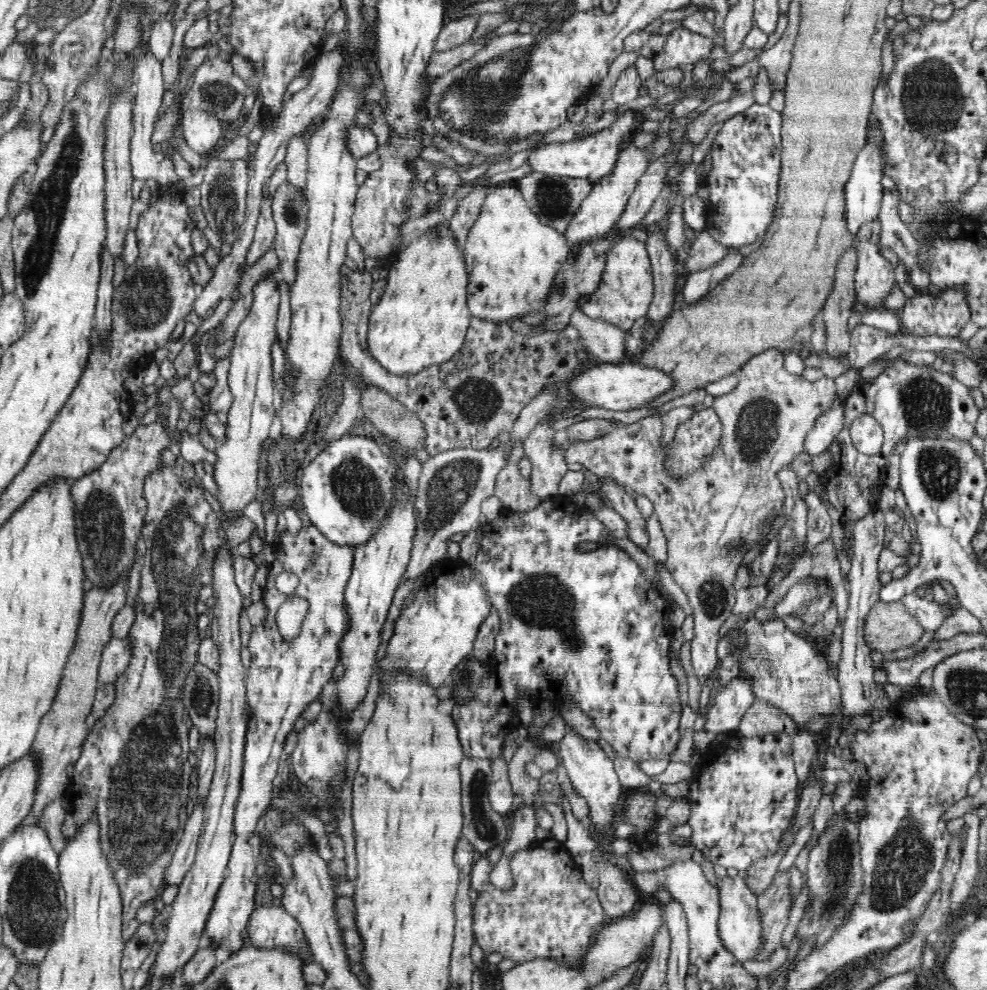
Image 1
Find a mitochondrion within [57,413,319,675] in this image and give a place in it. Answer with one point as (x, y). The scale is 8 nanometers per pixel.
(100, 522)

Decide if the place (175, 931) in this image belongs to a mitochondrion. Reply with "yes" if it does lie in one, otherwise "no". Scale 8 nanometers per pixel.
no

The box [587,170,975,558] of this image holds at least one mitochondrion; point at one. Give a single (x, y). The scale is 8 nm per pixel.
(925, 402)

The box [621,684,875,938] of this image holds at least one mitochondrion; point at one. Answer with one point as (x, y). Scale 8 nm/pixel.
(836, 902)

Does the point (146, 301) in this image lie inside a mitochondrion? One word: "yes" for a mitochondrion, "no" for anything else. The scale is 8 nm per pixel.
yes

